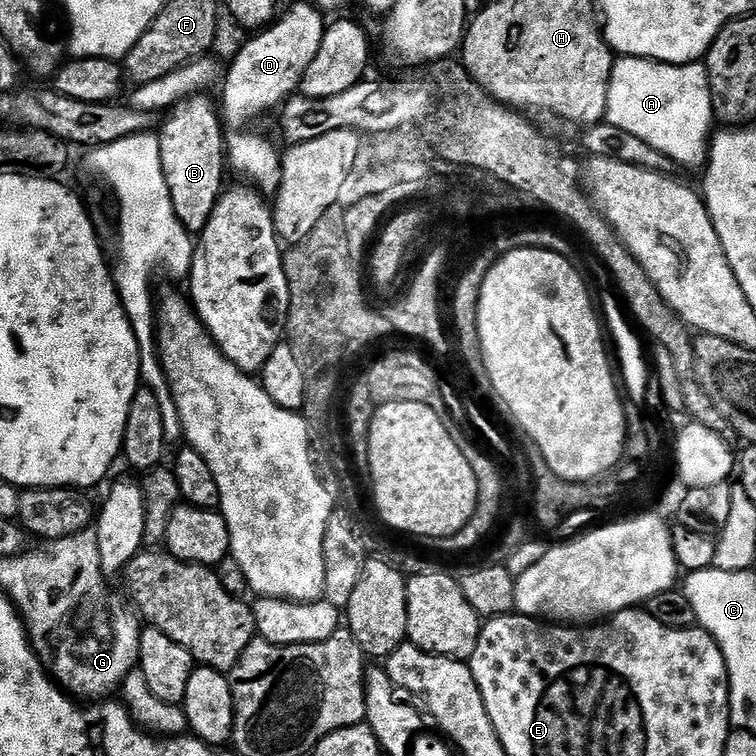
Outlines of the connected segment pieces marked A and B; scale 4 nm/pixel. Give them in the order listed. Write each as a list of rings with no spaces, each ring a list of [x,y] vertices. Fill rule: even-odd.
[[[620,56],[613,63],[607,123],[662,150],[675,165],[697,170],[707,165],[715,116],[707,63],[663,64],[637,56]]]
[[[208,94],[191,96],[190,99],[177,104],[167,113],[166,119],[168,121],[165,122],[164,129],[159,129],[158,132],[160,153],[162,154],[162,170],[166,174],[166,186],[170,186],[170,198],[174,202],[174,210],[182,222],[182,226],[192,234],[199,234],[204,231],[214,206],[220,201],[226,188],[226,183],[224,184],[226,128],[222,123],[222,112],[217,101],[215,104],[210,97],[211,95]]]

